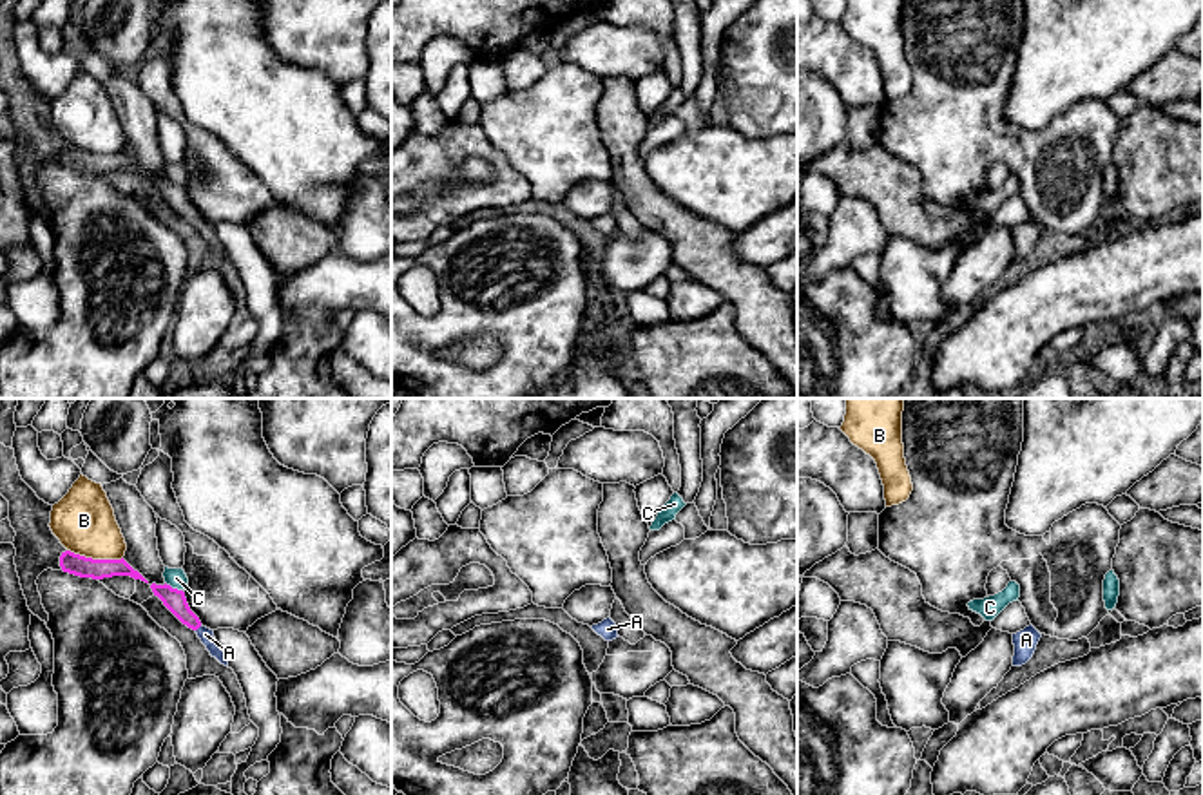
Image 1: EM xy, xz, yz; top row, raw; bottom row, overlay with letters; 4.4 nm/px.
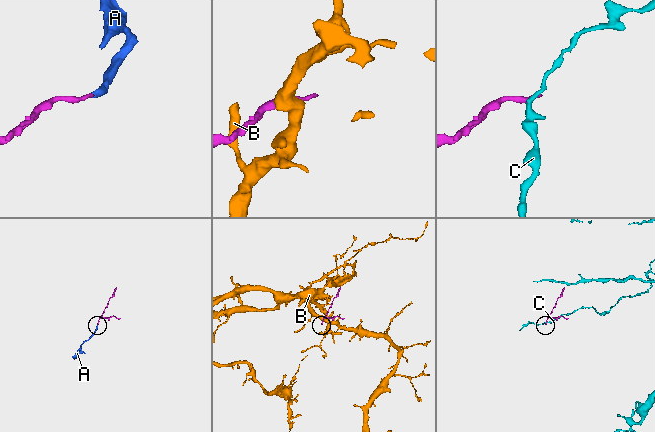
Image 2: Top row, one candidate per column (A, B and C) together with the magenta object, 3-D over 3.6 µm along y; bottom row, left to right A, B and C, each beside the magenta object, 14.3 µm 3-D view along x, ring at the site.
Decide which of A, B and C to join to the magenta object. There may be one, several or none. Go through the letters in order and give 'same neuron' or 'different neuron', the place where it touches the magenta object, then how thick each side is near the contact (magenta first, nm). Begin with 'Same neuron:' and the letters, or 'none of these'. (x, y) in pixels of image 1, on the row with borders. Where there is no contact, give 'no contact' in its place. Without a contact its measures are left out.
Same neuron: A
A: same neuron; meets magenta in xy at (198, 627); 100 nm thick on the magenta side, 70 nm on the other
B: different neuron; meets magenta in xy at (95, 560); 100 nm thick on the magenta side, 280 nm on the other
C: different neuron; meets magenta in xy at (174, 589); 100 nm thick on the magenta side, 90 nm on the other

